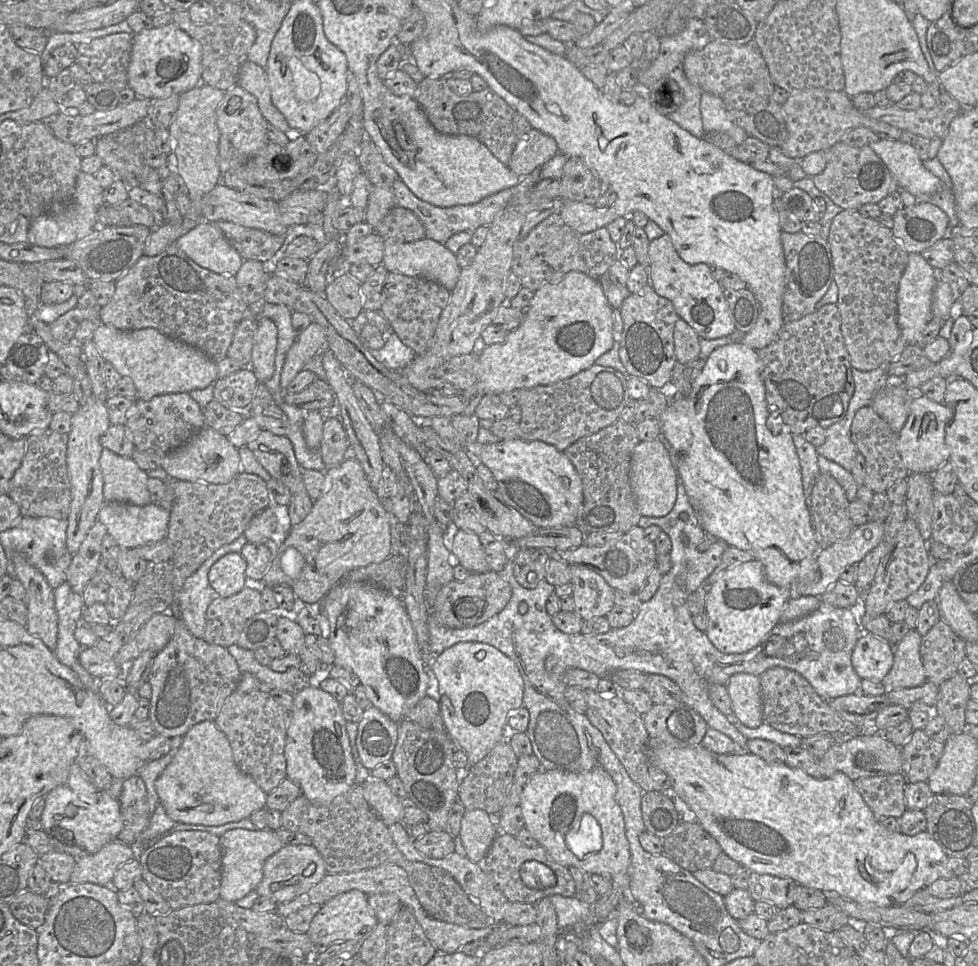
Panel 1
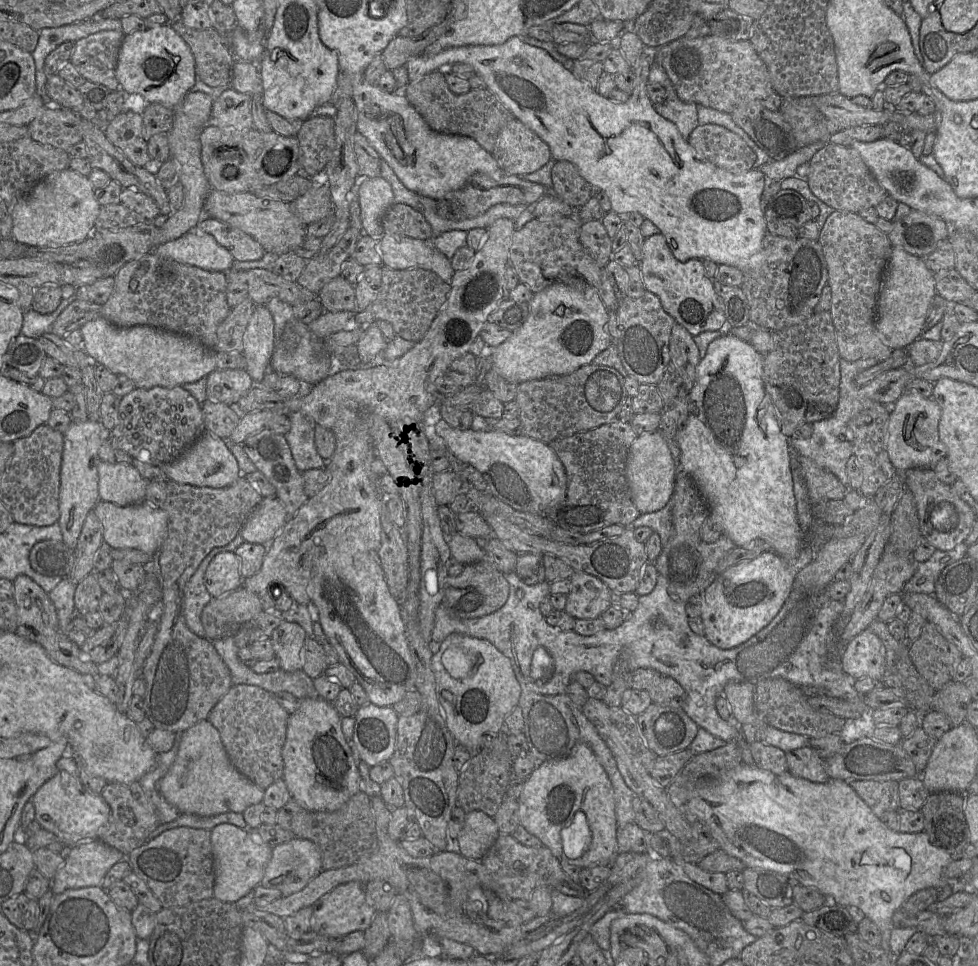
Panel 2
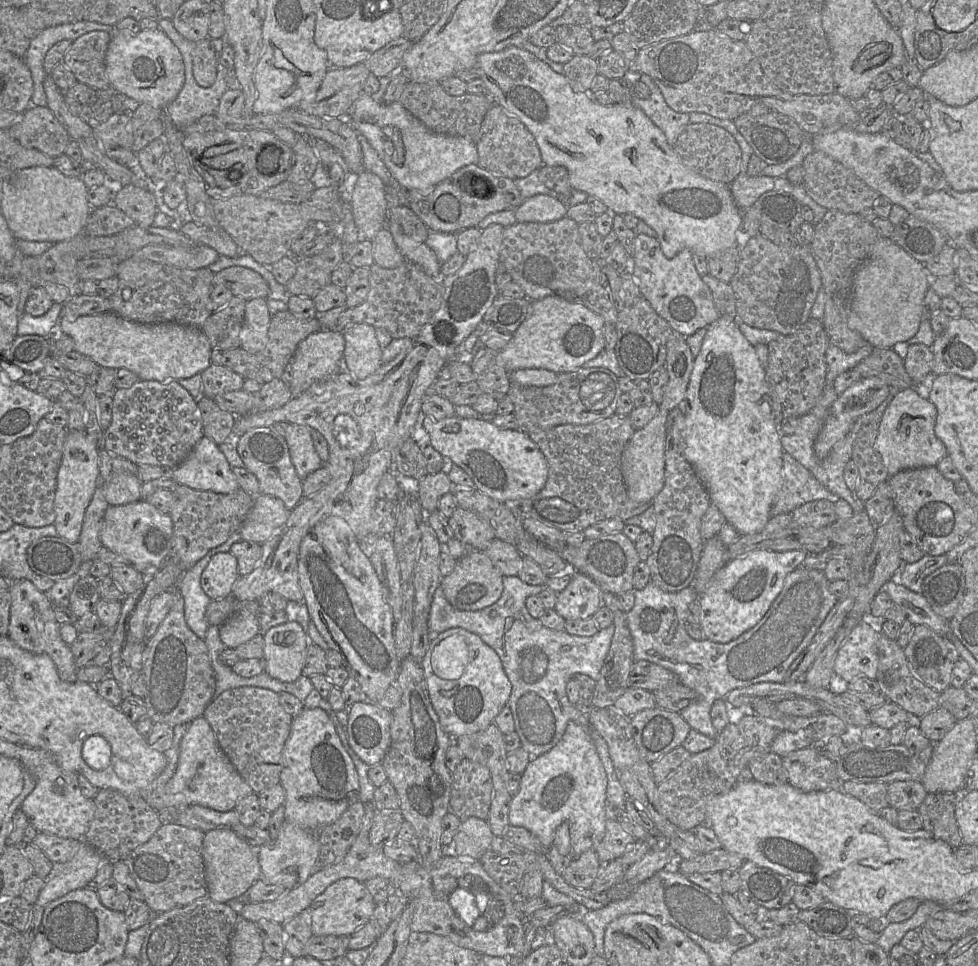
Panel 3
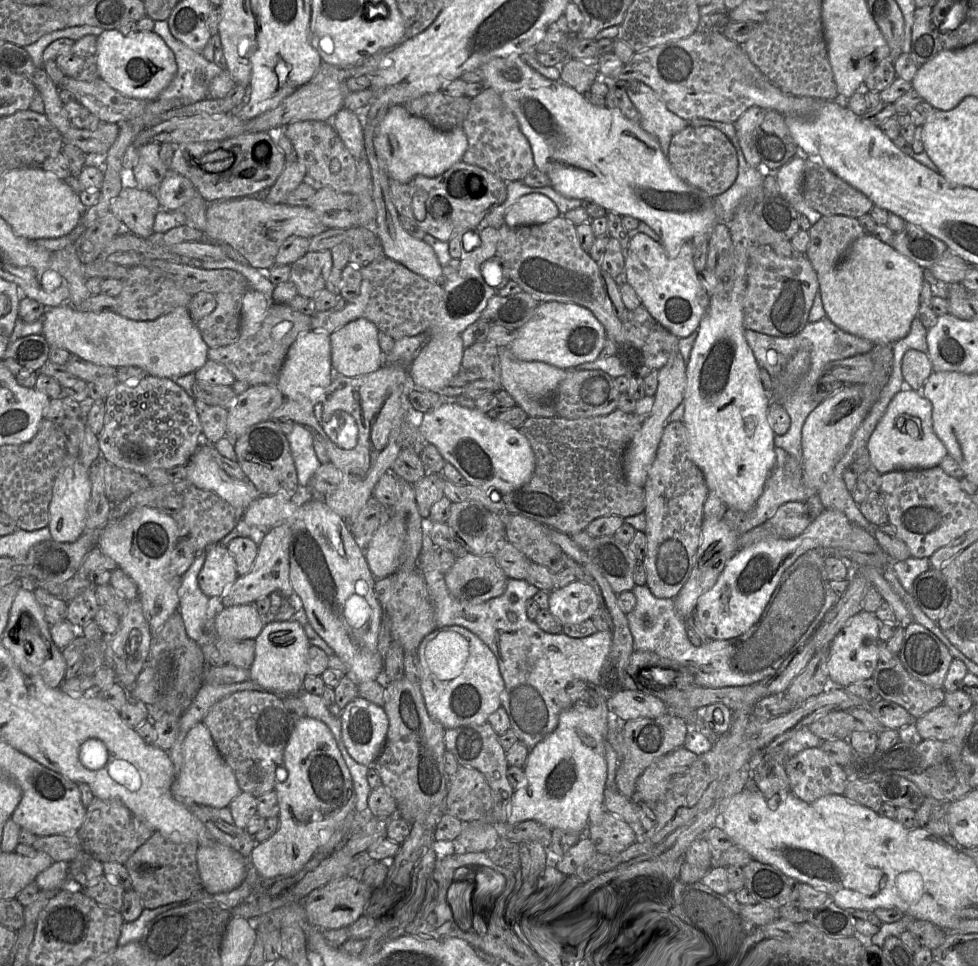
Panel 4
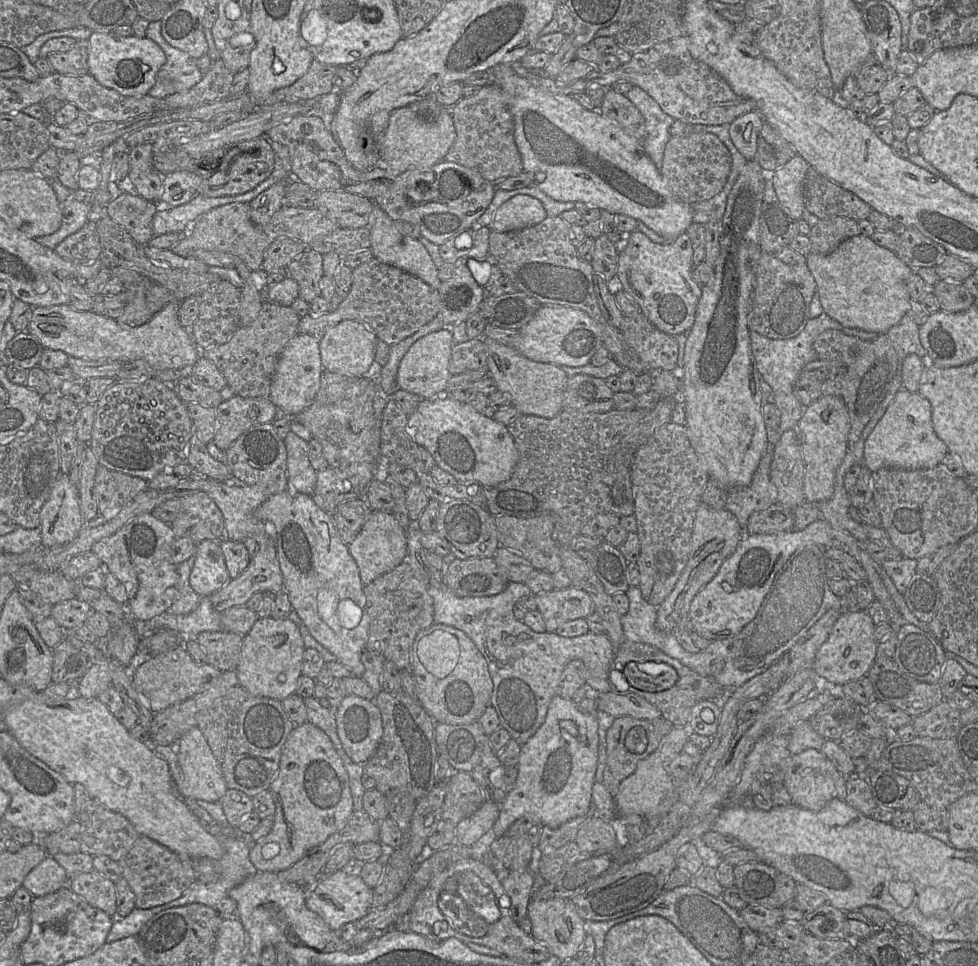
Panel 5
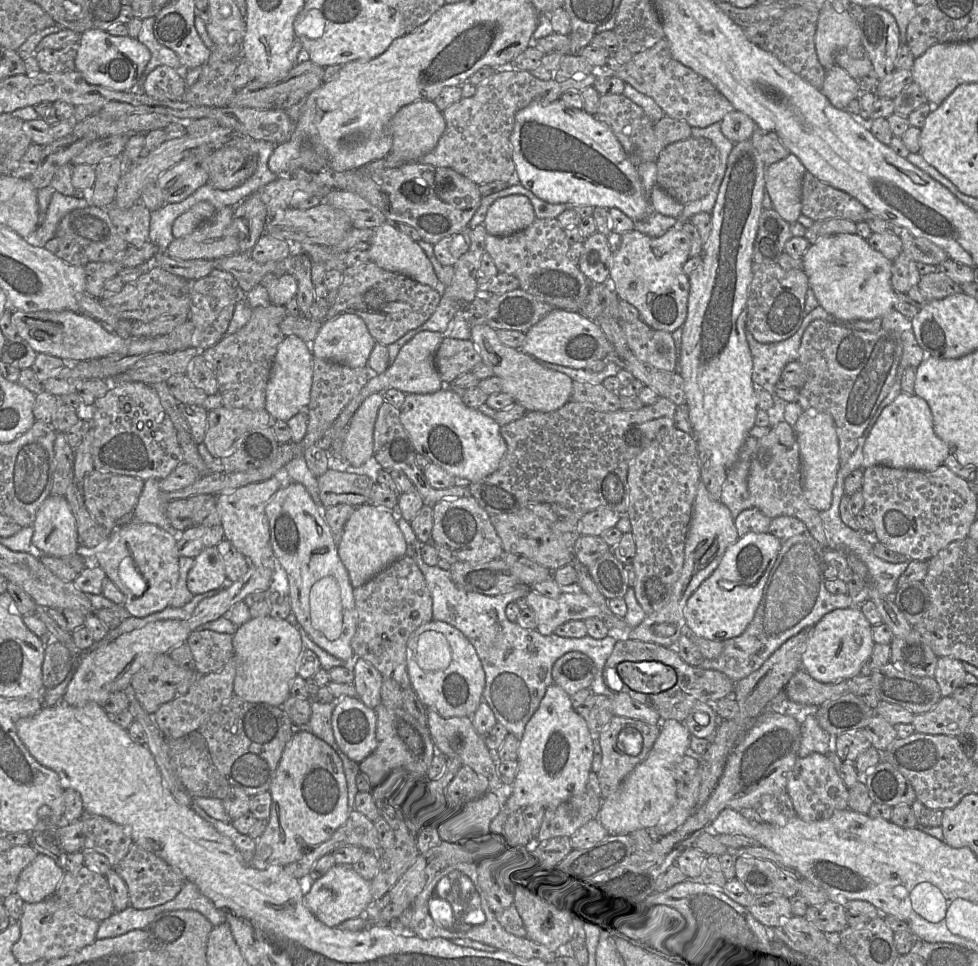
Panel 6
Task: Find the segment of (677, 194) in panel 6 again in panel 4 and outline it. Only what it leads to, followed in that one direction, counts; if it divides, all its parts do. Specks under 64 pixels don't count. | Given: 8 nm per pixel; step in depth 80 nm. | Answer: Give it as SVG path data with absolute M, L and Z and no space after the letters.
M687 125L671 138L667 159L673 172L687 184L694 186L710 197L725 192L738 175L736 149L728 137L711 126Z

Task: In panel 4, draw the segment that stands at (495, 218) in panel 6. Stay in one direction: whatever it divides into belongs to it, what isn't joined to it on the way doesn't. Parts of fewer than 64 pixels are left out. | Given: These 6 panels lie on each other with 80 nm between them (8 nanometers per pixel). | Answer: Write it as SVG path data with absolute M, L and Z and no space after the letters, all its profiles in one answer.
M529 193L521 196L507 211L504 224L509 227L542 224L560 215L556 204L547 196Z

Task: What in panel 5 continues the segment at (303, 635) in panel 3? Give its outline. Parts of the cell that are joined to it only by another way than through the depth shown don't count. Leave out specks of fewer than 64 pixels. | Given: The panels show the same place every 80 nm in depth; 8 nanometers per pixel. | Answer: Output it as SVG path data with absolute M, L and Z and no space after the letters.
M259 618L248 634L243 636L240 660L236 668L238 685L254 696L283 701L296 693L302 675L306 646L299 627L289 618Z

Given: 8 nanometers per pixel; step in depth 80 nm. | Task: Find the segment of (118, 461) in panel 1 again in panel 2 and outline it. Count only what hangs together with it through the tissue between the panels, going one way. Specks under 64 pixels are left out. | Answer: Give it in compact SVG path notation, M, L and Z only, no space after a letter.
M99 461L98 476L100 501L128 506L145 500L148 480L132 464Z

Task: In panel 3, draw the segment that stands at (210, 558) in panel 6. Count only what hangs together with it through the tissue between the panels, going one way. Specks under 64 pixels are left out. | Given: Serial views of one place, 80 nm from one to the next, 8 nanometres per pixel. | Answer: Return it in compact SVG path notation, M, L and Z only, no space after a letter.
M229 551L220 552L210 559L203 570L200 584L212 601L221 600L231 594L239 577L236 557Z

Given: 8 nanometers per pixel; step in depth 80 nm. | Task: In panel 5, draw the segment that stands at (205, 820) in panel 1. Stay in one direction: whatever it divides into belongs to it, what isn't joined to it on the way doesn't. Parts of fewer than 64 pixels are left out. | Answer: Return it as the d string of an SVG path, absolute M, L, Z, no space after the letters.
M195 726L186 732L175 744L180 771L178 792L185 798L218 802L225 795L228 787L218 762L201 730Z

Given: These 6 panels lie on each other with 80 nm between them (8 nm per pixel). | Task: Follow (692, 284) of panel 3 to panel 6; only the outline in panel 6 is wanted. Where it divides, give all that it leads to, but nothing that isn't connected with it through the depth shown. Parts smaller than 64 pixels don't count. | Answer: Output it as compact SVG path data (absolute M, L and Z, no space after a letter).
M683 223L676 224L660 237L650 237L635 229L620 236L617 245L614 245L611 257L609 280L612 288L620 300L625 300L633 305L649 327L673 333L683 327L687 317L687 303L689 296L689 278L683 271L690 250L687 235L681 230Z

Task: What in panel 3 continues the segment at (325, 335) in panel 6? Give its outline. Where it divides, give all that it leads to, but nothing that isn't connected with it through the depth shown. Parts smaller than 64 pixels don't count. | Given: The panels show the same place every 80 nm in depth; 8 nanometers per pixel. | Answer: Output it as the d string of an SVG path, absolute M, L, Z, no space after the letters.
M366 323L353 324L343 331L345 349L343 370L363 379L373 374L382 363L382 351L374 326Z

